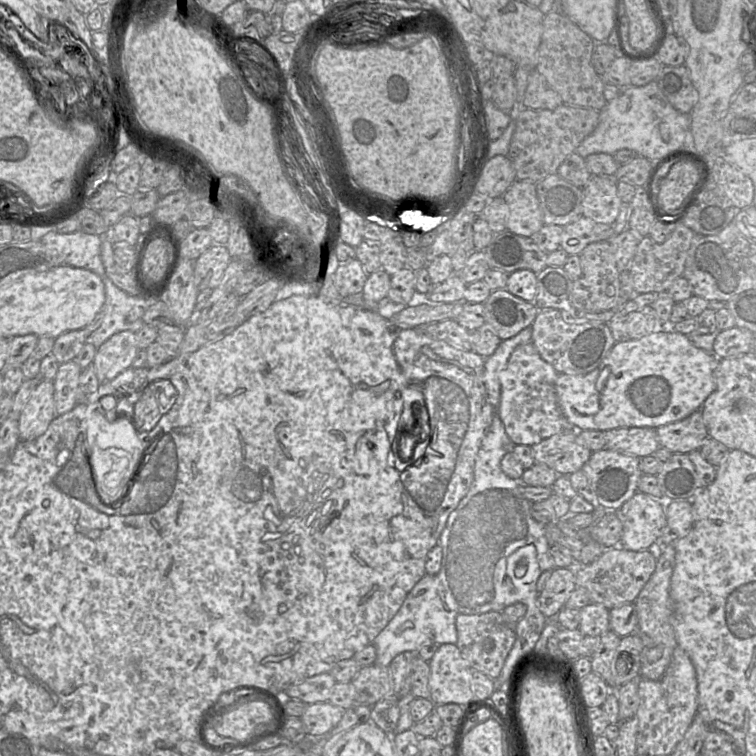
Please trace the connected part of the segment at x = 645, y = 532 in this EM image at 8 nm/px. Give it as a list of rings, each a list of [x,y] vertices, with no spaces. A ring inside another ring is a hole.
[[[636,494],[618,510],[623,522],[619,546],[628,550],[656,549],[666,525],[665,502],[647,494]]]

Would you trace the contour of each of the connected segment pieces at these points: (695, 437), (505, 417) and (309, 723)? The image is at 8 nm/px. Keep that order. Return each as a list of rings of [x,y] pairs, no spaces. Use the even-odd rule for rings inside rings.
[[[697,410],[686,418],[655,429],[660,446],[674,453],[690,453],[699,449],[708,437],[701,411]]]
[[[532,342],[519,345],[500,373],[501,394],[496,416],[514,445],[533,446],[555,434],[575,431],[562,413],[555,382],[559,373],[542,359]]]
[[[330,702],[307,704],[300,719],[309,736],[321,736],[333,729],[342,719],[343,709]]]

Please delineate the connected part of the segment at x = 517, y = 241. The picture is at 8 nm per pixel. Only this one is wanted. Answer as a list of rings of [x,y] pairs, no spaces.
[[[509,230],[496,234],[483,252],[490,269],[508,274],[521,269],[539,273],[547,267],[546,259],[549,254],[532,237],[521,236]]]

